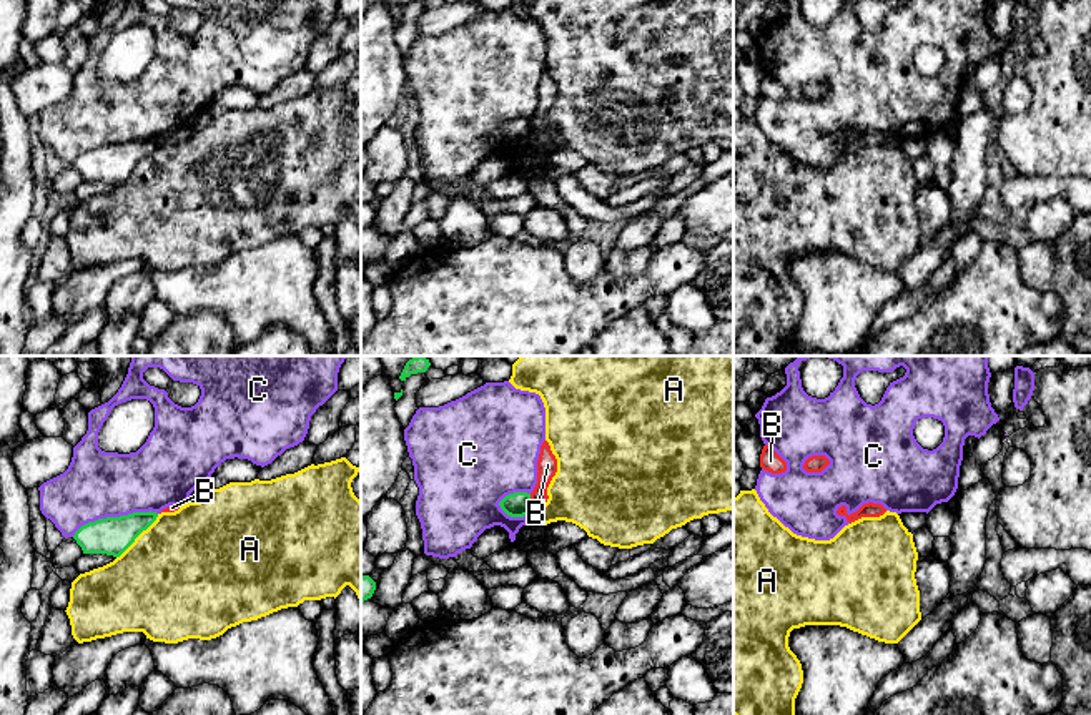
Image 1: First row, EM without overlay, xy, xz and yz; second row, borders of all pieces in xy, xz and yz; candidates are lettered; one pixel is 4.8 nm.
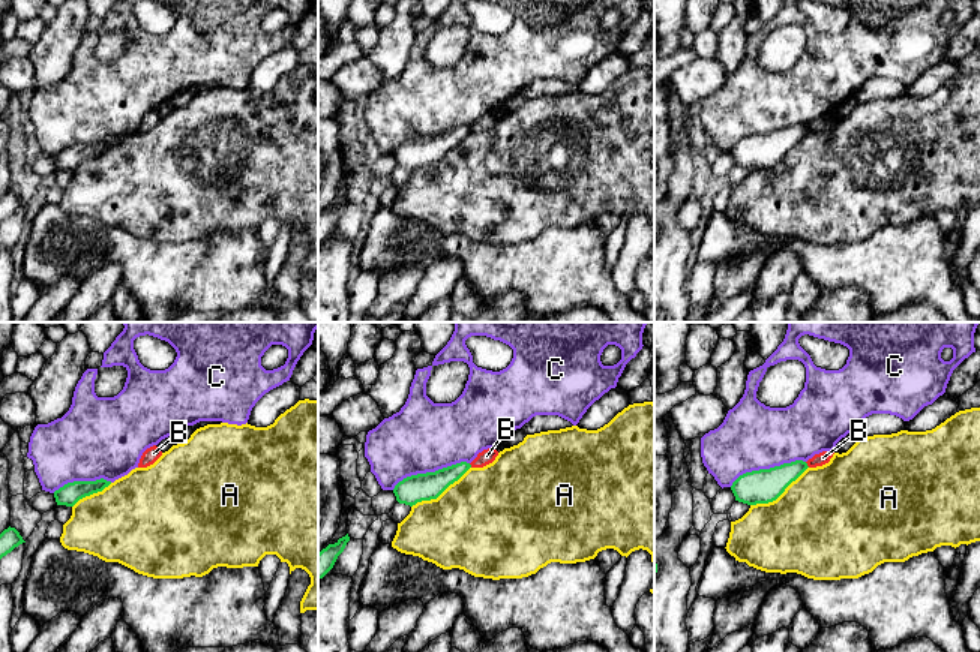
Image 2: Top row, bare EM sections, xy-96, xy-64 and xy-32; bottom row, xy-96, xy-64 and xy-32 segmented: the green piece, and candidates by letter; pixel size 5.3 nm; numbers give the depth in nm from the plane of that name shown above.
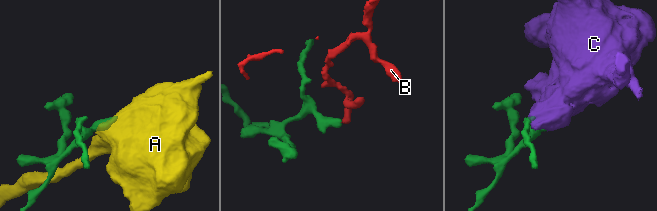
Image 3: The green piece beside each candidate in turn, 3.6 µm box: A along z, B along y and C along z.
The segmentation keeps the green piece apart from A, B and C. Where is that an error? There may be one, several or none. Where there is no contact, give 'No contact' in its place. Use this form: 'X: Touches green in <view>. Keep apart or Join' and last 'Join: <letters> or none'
A: Touches green in xy. Keep apart
B: Touches green in xz. Keep apart
C: Touches green in xy. Keep apart
Join: none

